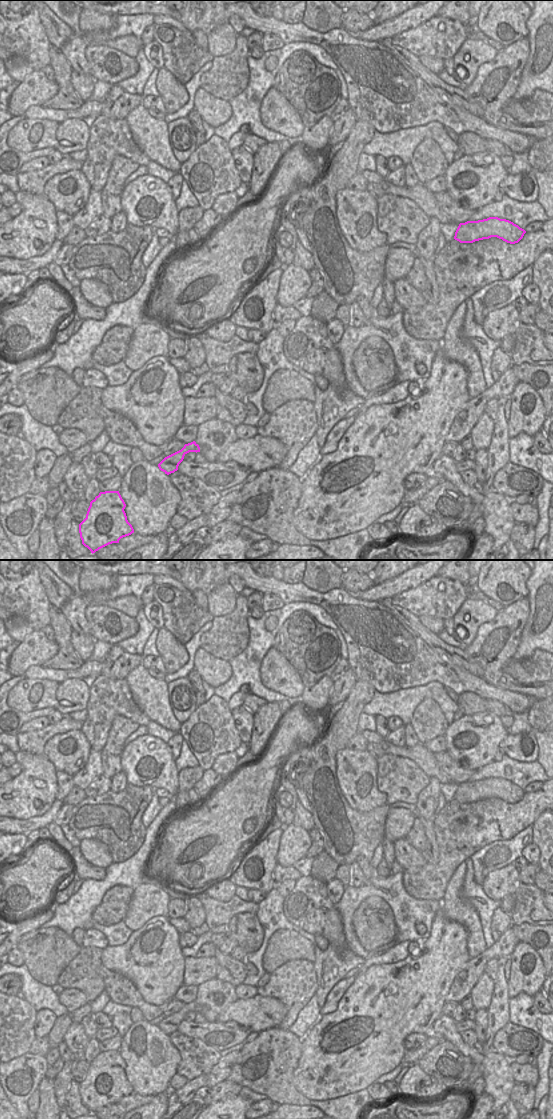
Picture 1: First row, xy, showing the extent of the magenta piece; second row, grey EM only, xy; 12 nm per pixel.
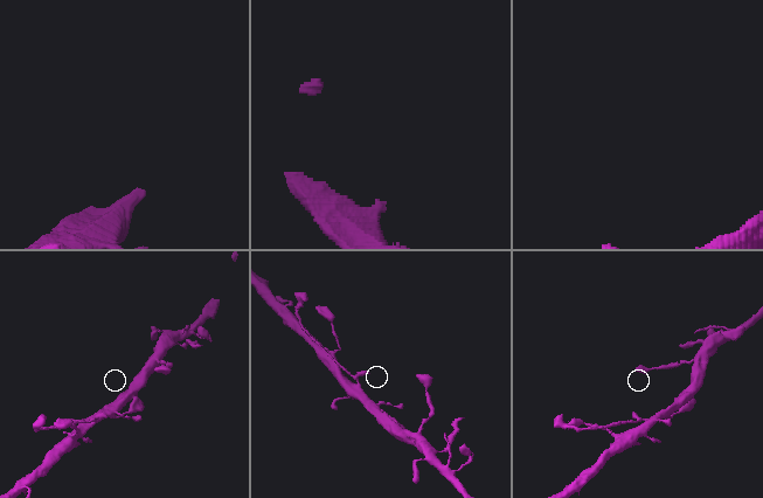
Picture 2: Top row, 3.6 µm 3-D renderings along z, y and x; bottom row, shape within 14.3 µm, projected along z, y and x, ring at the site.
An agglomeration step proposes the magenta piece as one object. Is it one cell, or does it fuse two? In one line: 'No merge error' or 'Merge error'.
Merge error.

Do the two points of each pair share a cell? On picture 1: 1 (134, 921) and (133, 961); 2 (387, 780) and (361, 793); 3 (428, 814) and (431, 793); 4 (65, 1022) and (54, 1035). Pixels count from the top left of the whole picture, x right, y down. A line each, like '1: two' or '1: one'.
1: two
2: two
3: one
4: one

